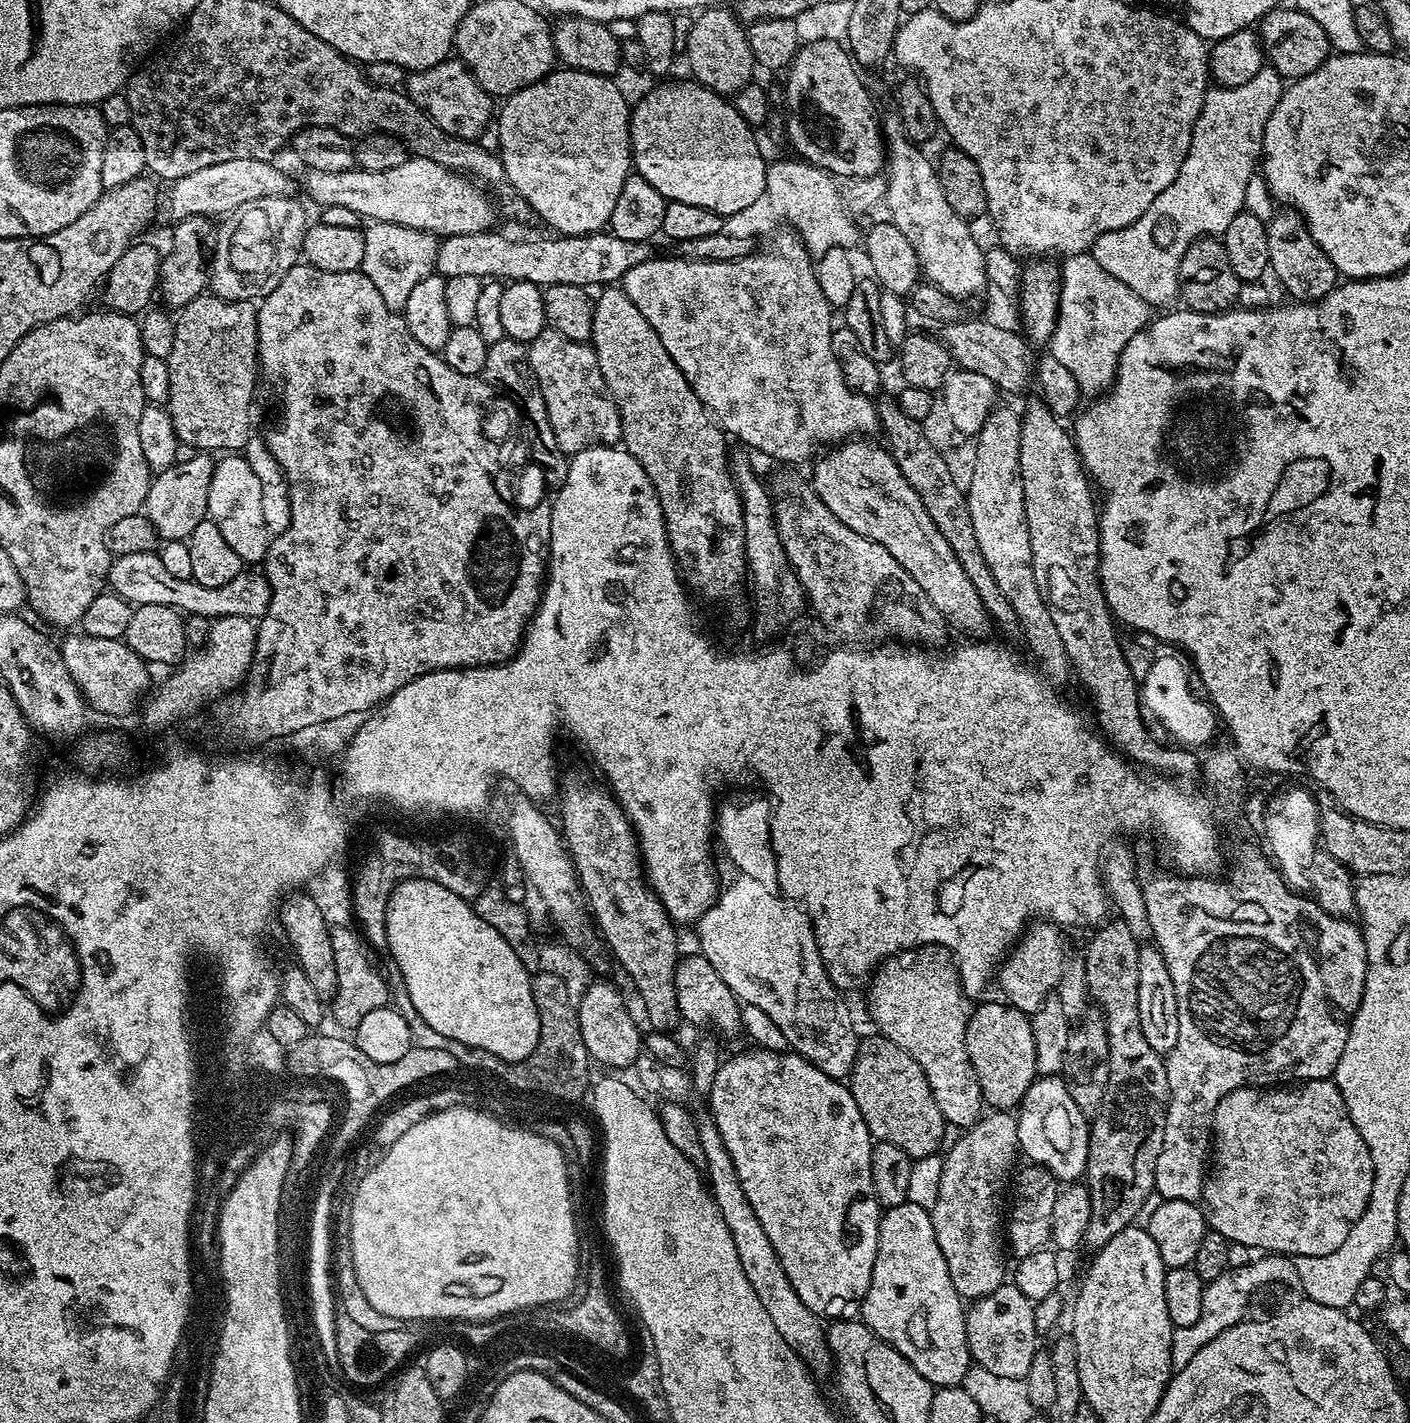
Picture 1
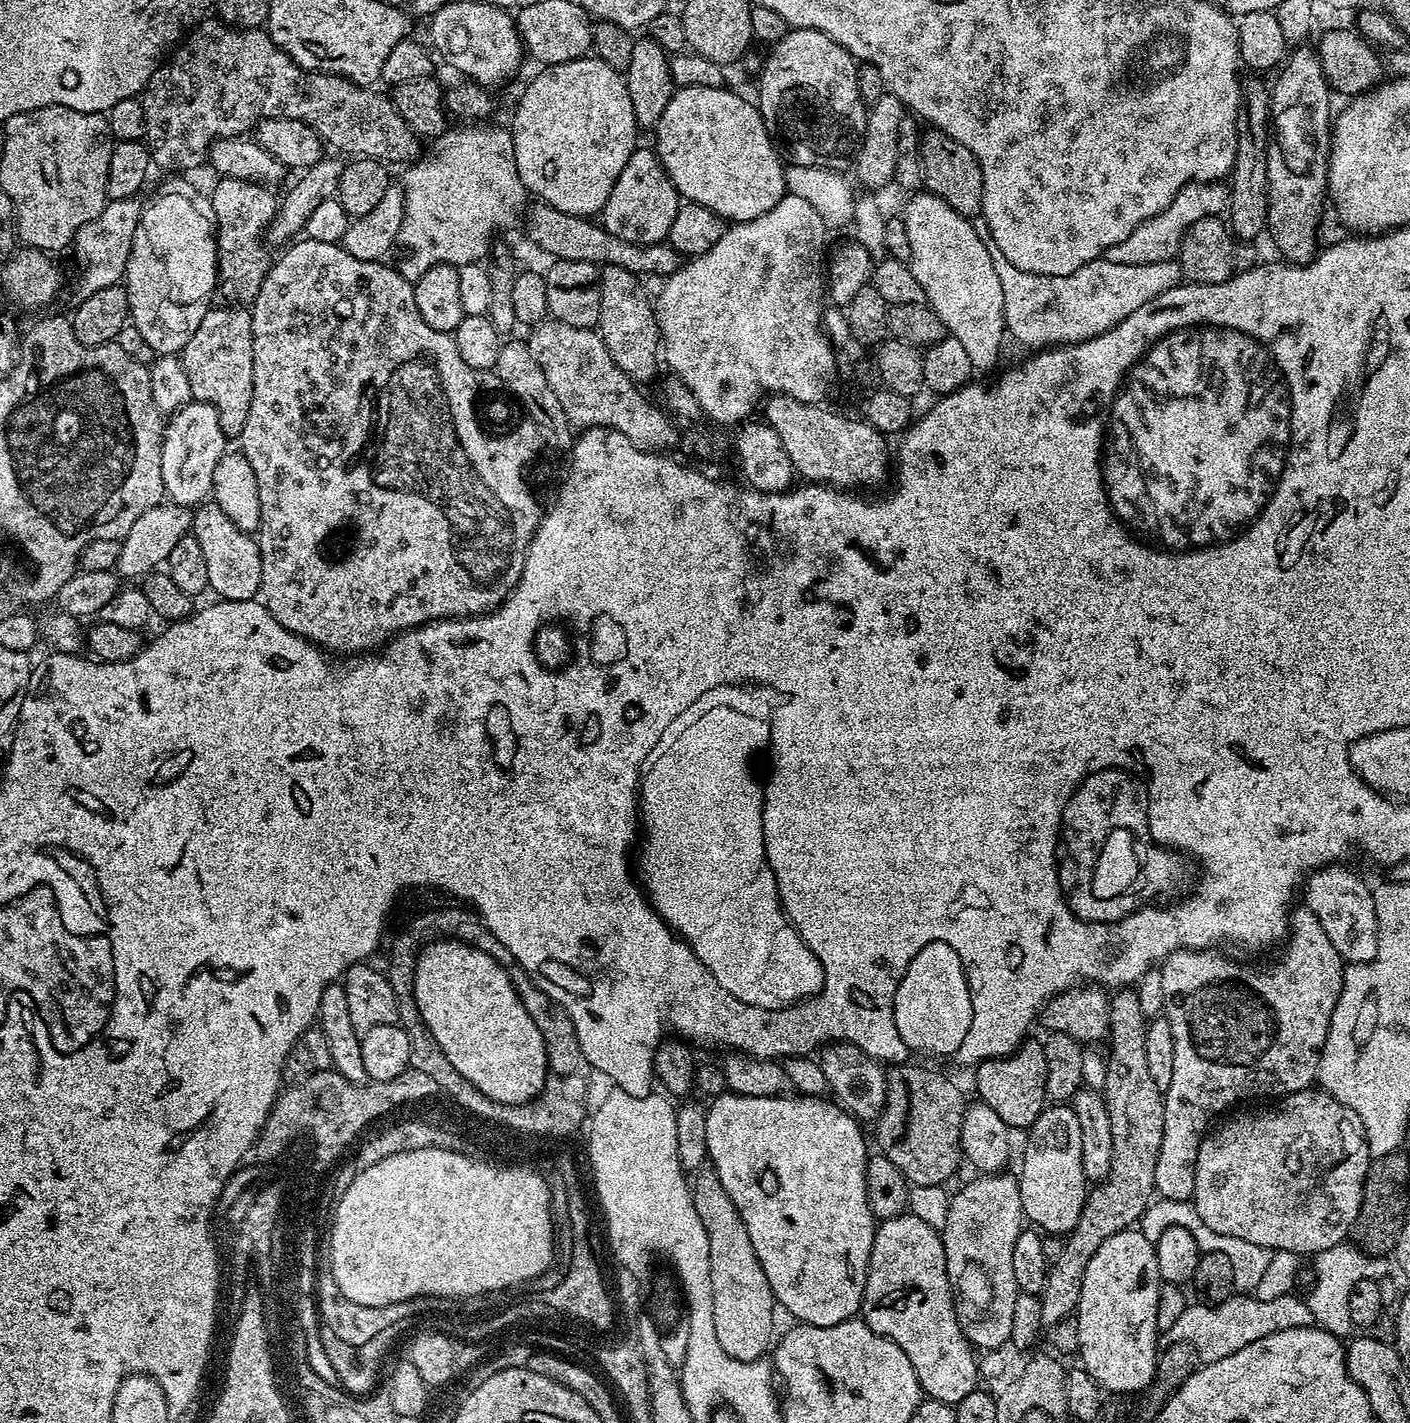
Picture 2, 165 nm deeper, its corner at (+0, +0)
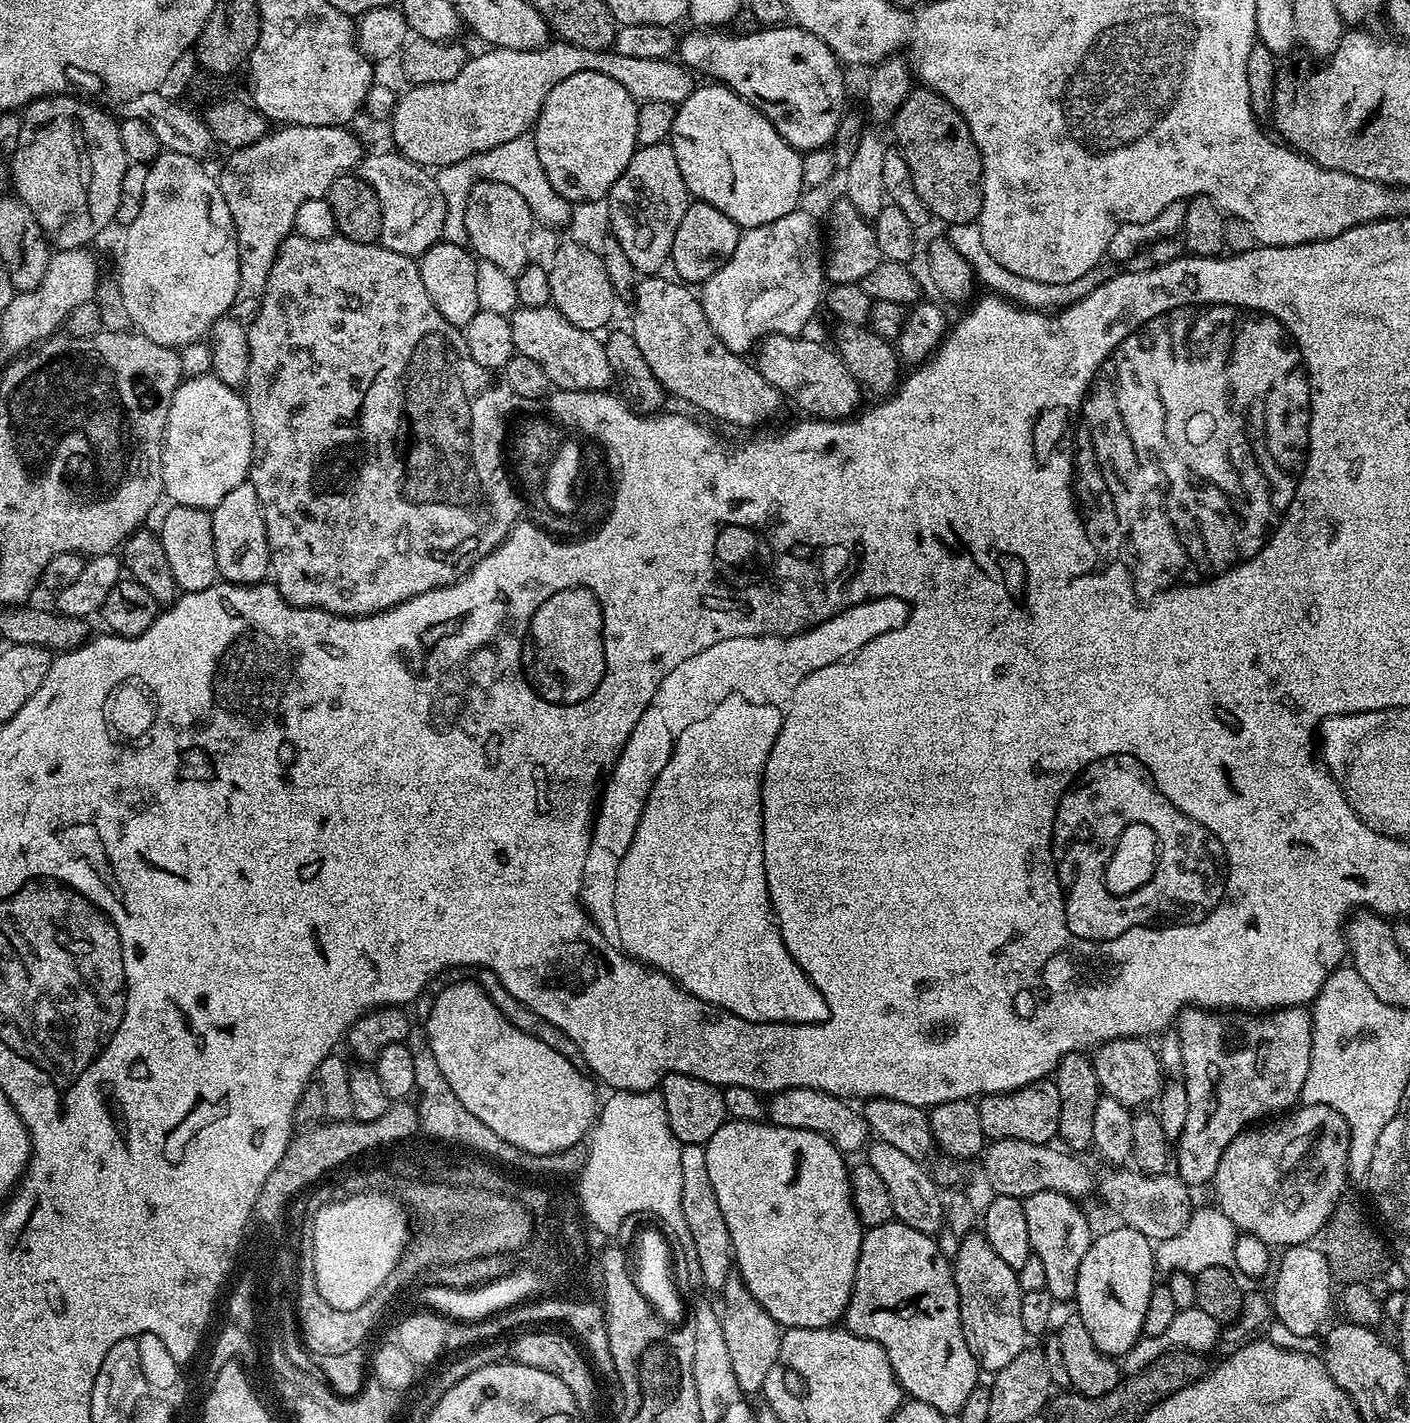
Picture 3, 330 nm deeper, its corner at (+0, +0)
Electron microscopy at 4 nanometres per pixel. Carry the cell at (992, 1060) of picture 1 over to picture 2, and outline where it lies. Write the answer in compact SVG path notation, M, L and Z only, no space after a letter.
M1025 1039L1016 1051L1008 1056L1000 1056L996 1060L983 1060L975 1065L976 1092L979 1103L990 1106L1002 1122L1006 1122L1009 1130L1027 1130L1042 1114L1046 1107L1046 1058L1044 1046L1039 1039Z

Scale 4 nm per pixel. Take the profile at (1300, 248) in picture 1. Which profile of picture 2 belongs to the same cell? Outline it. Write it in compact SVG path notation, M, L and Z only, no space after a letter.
M1302 44L1295 47L1279 69L1274 86L1271 85L1269 100L1271 102L1270 137L1267 148L1267 190L1268 232L1280 252L1283 261L1290 264L1308 264L1318 254L1318 232L1322 204L1320 196L1327 191L1328 160L1331 148L1332 109L1330 98L1332 91L1321 68L1317 51Z

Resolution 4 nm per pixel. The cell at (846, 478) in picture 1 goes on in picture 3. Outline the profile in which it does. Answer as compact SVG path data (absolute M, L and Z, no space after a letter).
M648 274L643 277L635 285L634 297L636 296L636 305L632 308L632 325L630 331L634 342L638 342L638 350L642 350L642 358L646 358L646 366L650 366L650 370L654 370L654 378L658 378L661 385L663 385L665 393L677 396L680 400L685 400L688 404L693 404L696 408L701 408L704 412L709 412L712 416L717 416L720 420L725 420L728 424L737 424L740 428L748 428L751 424L760 424L763 420L768 420L771 416L776 416L780 412L780 407L786 404L780 391L775 388L770 382L766 382L766 378L762 378L762 374L756 369L755 363L748 364L743 355L739 352L732 352L722 341L714 334L714 330L710 326L710 322L704 313L704 307L700 305L700 297L689 285L681 282L679 279L671 278L672 280L663 280L665 277L660 274Z

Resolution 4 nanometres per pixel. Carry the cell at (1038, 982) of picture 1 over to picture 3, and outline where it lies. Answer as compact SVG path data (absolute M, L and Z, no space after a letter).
M1123 1036L1099 1045L1090 1056L1101 1093L1110 1098L1118 1098L1118 1102L1122 1102L1122 1106L1130 1110L1143 1109L1151 1100L1152 1103L1159 1101L1160 1091L1166 1083L1158 1051L1153 1045L1151 1048L1148 1044L1151 1043L1139 1036Z

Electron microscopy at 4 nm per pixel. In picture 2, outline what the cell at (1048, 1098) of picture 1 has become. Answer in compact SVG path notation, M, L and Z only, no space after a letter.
M1053 1103L1045 1107L1042 1114L1038 1114L1031 1128L1027 1129L1026 1136L1028 1145L1024 1148L1024 1161L1020 1164L1020 1172L1018 1171L1022 1210L1027 1223L1035 1226L1041 1233L1063 1237L1071 1232L1072 1227L1078 1222L1090 1191L1090 1182L1082 1170L1082 1132L1078 1130L1078 1118L1067 1103Z

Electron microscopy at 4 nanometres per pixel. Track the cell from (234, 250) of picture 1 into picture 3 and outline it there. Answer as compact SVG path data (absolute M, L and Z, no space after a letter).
M372 150L356 165L354 172L378 194L382 206L382 228L379 243L403 256L419 258L444 235L446 202L438 190L435 175L427 167L415 164L395 150Z

